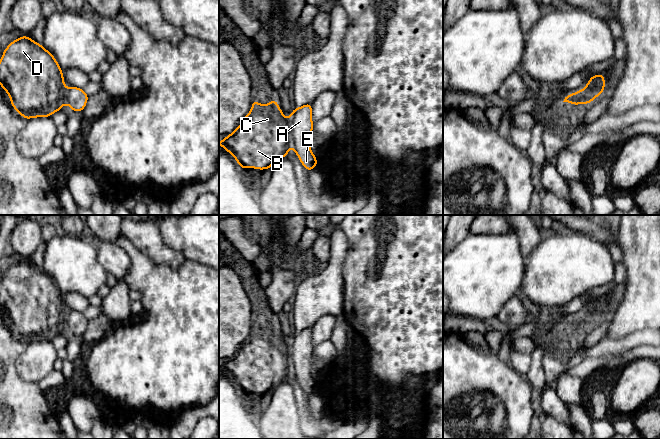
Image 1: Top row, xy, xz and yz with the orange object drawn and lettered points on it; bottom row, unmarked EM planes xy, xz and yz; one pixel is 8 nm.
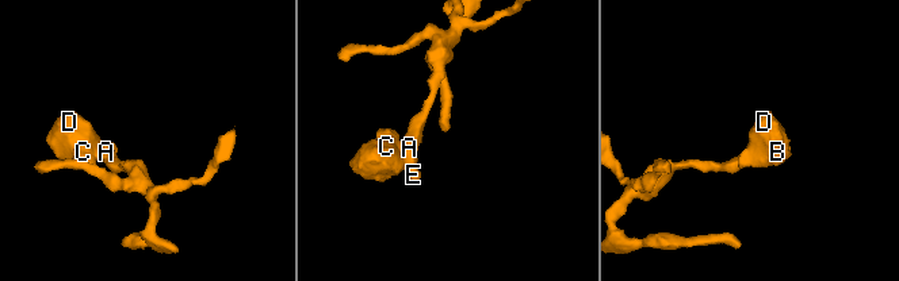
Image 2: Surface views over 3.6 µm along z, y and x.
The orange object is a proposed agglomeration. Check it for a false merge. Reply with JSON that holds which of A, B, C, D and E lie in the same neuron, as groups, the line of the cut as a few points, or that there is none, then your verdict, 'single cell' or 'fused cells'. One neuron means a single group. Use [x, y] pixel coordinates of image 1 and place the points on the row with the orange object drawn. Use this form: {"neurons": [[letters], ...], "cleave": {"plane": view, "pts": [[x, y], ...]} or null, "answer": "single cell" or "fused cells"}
{"neurons": [["A", "E"], ["B", "C", "D"]], "cleave": {"plane": "xz", "pts": [[288, 119], [288, 136], [291, 146]]}, "answer": "fused cells"}

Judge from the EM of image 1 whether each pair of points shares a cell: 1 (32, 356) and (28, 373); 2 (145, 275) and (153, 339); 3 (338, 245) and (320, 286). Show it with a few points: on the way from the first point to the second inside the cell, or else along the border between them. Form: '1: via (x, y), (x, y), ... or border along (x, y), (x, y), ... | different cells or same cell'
1: via (32, 360), (30, 369) | same cell
2: via (154, 291), (154, 323) | same cell
3: via (338, 255), (330, 276) | same cell

